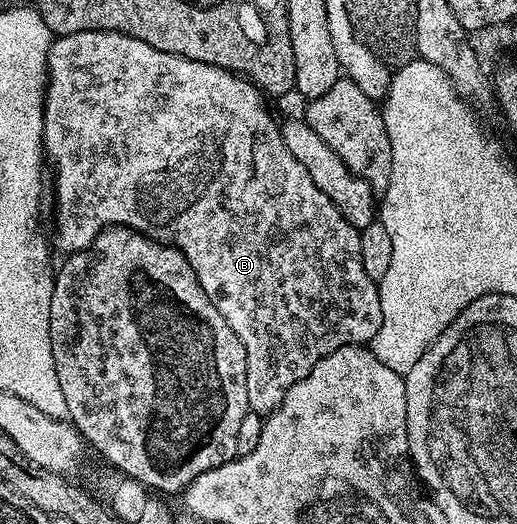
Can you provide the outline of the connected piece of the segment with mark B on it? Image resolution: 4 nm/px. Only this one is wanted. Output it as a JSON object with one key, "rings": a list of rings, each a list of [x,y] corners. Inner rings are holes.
{"rings":[[[90,29],[64,37],[56,36],[51,42],[51,50],[47,56],[47,92],[43,98],[43,152],[50,168],[51,165],[55,168],[55,193],[59,196],[59,206],[55,209],[55,233],[59,236],[59,245],[64,249],[64,254],[70,255],[82,249],[88,249],[97,239],[97,235],[108,225],[123,225],[127,229],[135,229],[137,232],[151,237],[154,241],[162,241],[164,245],[173,245],[180,249],[185,255],[189,267],[193,267],[205,295],[209,295],[213,307],[217,307],[217,311],[221,311],[221,315],[225,315],[225,323],[229,323],[229,327],[233,327],[237,339],[241,339],[241,343],[245,347],[247,352],[245,387],[249,391],[247,408],[250,412],[260,415],[266,415],[275,410],[285,399],[289,387],[293,387],[293,383],[305,379],[305,375],[309,375],[309,371],[313,371],[313,367],[318,363],[320,357],[329,355],[346,345],[366,346],[373,339],[373,335],[377,335],[377,331],[381,331],[381,315],[383,314],[381,299],[379,298],[379,286],[376,281],[369,279],[369,275],[365,275],[365,263],[361,263],[360,230],[354,229],[349,223],[349,219],[345,219],[345,215],[341,215],[341,211],[337,211],[333,199],[329,199],[329,195],[325,195],[325,191],[321,191],[321,187],[317,187],[317,183],[313,183],[309,171],[305,171],[305,167],[287,150],[283,142],[283,130],[280,122],[278,120],[275,122],[274,115],[267,110],[266,100],[268,101],[268,98],[263,90],[240,74],[230,73],[228,69],[222,69],[209,63],[185,59],[181,55],[157,51],[157,47],[149,47],[149,43],[145,43],[141,39],[108,29]]]}

